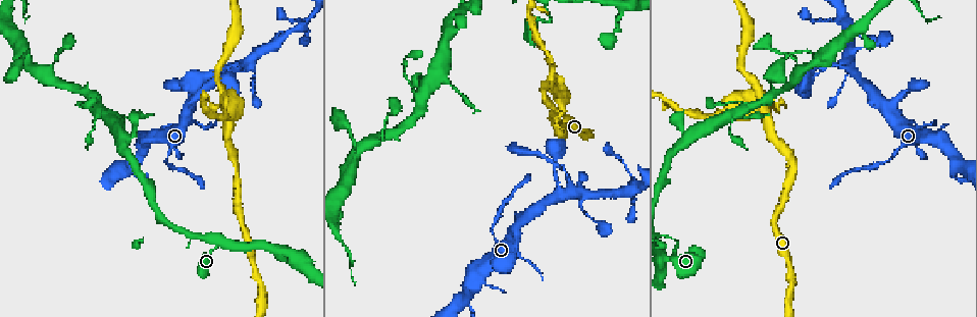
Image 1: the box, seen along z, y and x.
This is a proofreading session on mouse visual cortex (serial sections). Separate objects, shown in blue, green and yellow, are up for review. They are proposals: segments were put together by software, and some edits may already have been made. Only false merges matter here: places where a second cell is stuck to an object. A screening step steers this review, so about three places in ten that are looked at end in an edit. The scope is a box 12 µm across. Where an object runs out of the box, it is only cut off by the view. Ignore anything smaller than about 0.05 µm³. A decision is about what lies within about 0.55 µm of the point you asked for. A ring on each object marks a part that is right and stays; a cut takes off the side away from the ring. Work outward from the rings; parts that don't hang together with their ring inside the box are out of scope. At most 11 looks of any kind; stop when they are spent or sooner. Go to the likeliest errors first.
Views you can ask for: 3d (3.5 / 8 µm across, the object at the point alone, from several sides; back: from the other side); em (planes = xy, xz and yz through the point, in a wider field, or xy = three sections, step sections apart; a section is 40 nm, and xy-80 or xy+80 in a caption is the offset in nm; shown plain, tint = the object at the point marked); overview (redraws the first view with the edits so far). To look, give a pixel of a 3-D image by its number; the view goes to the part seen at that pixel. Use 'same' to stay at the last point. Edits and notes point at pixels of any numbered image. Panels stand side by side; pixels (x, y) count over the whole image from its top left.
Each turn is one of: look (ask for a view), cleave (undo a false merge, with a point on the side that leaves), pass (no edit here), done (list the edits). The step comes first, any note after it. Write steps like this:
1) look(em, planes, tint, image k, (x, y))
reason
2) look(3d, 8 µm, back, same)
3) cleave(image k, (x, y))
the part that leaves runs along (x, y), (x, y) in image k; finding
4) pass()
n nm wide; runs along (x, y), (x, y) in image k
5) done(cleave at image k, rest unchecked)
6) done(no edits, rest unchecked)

look(3d, 3.5 µm, back, image 1, (891, 156))
thin neck

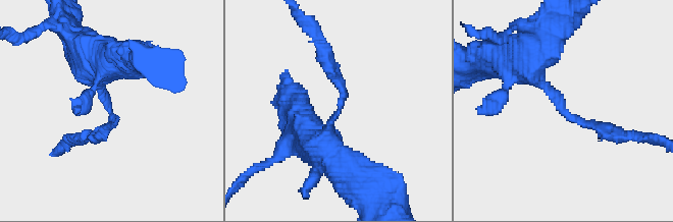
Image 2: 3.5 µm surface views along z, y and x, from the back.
look(em, xy, step 5, tint, image 2, (565, 113))
arms of 200, 350 nm

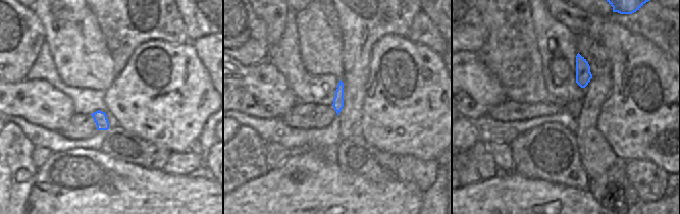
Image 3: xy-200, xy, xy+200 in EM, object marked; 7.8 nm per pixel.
cleave(image 2, (601, 129))
the part that leaves runs along (570, 116), (606, 134), (651, 137) in image 2; a second cell is stuck on

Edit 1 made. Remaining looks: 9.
look(3d, 3.5 µm, image 1, (764, 111))
arms run side by side

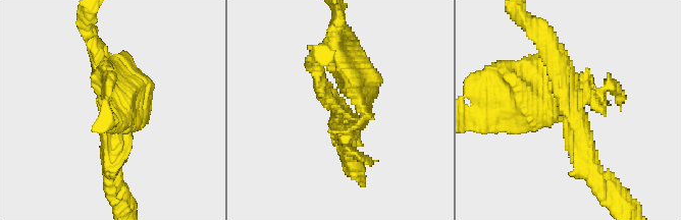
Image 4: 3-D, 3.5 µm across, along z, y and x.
look(em, xy, step 5, tint, image 4, (569, 103))

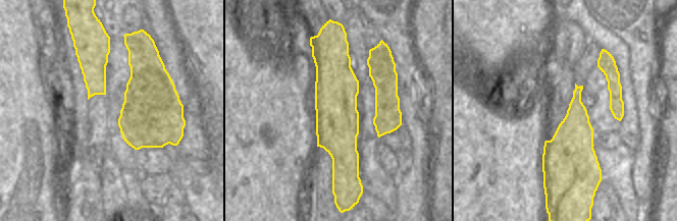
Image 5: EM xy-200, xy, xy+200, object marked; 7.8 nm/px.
cleave(image 4, (359, 70))
two cells meet here

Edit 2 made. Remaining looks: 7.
look(overview)
see it whole again

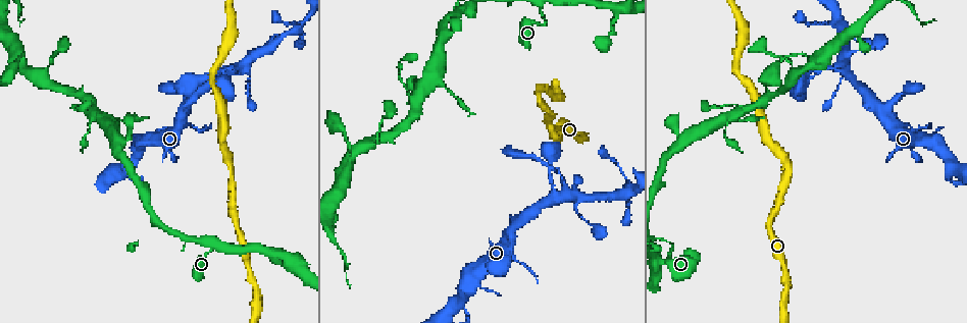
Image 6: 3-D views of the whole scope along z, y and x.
look(3d, 8 µm, image 6, (229, 71))
thin arm on a thick one

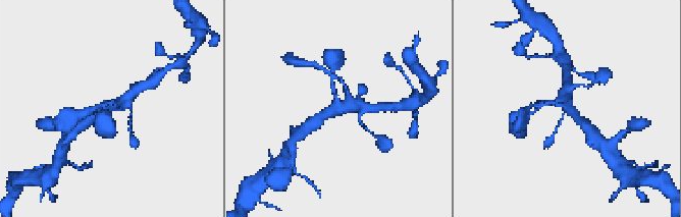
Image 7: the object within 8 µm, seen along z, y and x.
look(3d, 3.5 µm, image 7, (568, 106))
zoom in

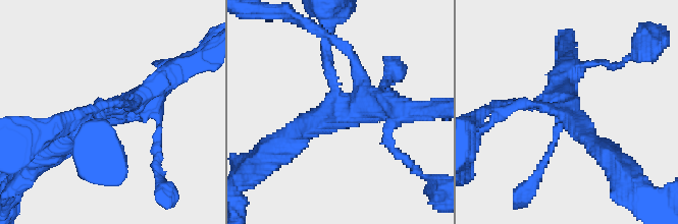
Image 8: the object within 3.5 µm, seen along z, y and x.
look(em, xy, step 3, tint, image 8, (342, 112))
shape alone is not enough

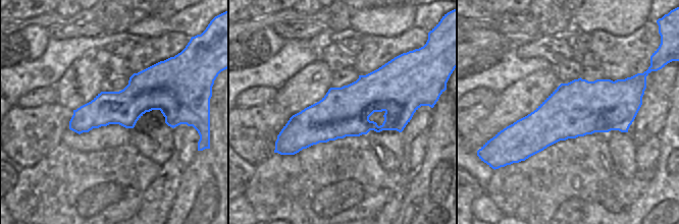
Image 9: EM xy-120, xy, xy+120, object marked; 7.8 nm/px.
pass()
runs along (65, 144), (144, 100), (168, 74) in image 8; all the same cell

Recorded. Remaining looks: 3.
look(3d, 3.5 µm, image 6, (545, 19))
thin neck

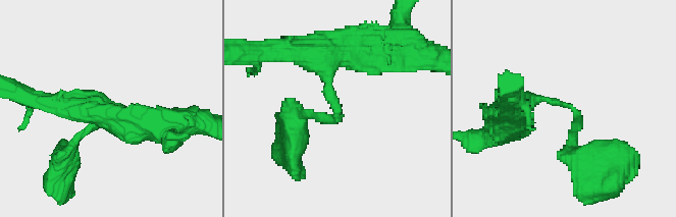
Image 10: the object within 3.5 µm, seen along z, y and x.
look(em, xy, step 3, tint, image 10, (337, 106))

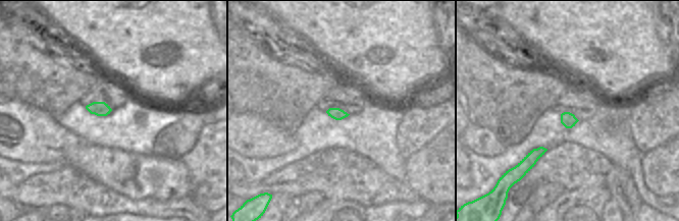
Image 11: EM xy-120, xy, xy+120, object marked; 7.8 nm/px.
pass()
arms of 200, 300 nm; continuous, no second cell

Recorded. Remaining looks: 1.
done(cleave at image 2, cleave at image 4, rest unchecked)

